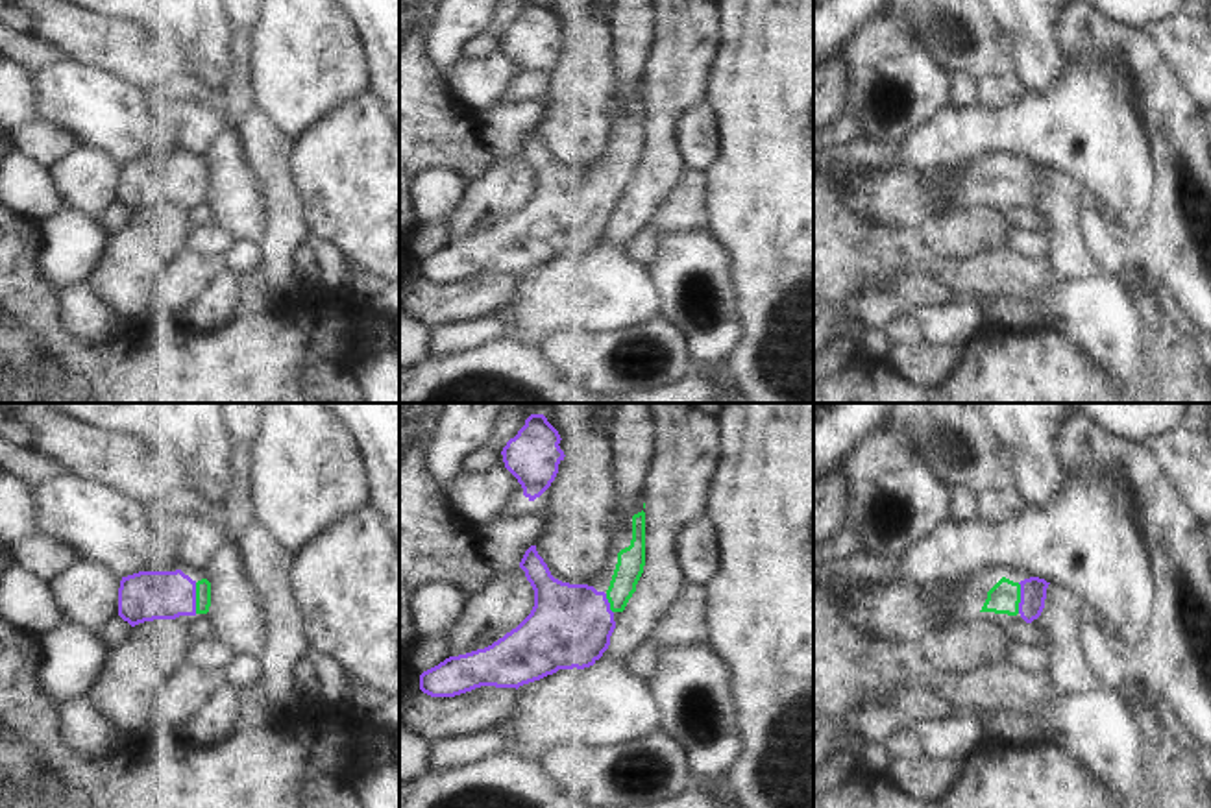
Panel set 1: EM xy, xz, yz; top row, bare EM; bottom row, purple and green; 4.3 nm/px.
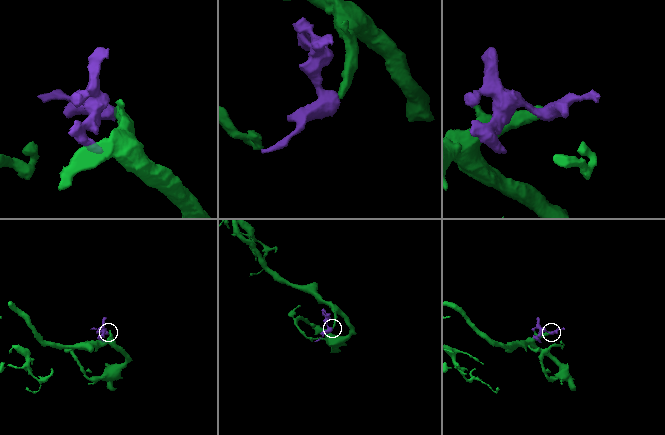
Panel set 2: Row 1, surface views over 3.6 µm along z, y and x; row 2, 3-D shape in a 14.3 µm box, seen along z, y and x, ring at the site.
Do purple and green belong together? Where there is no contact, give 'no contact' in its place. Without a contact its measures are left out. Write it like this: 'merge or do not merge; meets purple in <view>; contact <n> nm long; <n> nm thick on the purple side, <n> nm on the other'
merge; meets purple in xy; contact 140 nm long; 220 nm thick on the purple side, 60 nm on the other

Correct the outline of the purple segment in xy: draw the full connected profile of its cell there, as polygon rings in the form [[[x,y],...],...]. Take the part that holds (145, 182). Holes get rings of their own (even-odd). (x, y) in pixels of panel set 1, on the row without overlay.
[[[181,155],[139,157],[122,163],[118,174],[118,202],[131,213],[153,205],[207,200],[211,168],[192,166]]]

